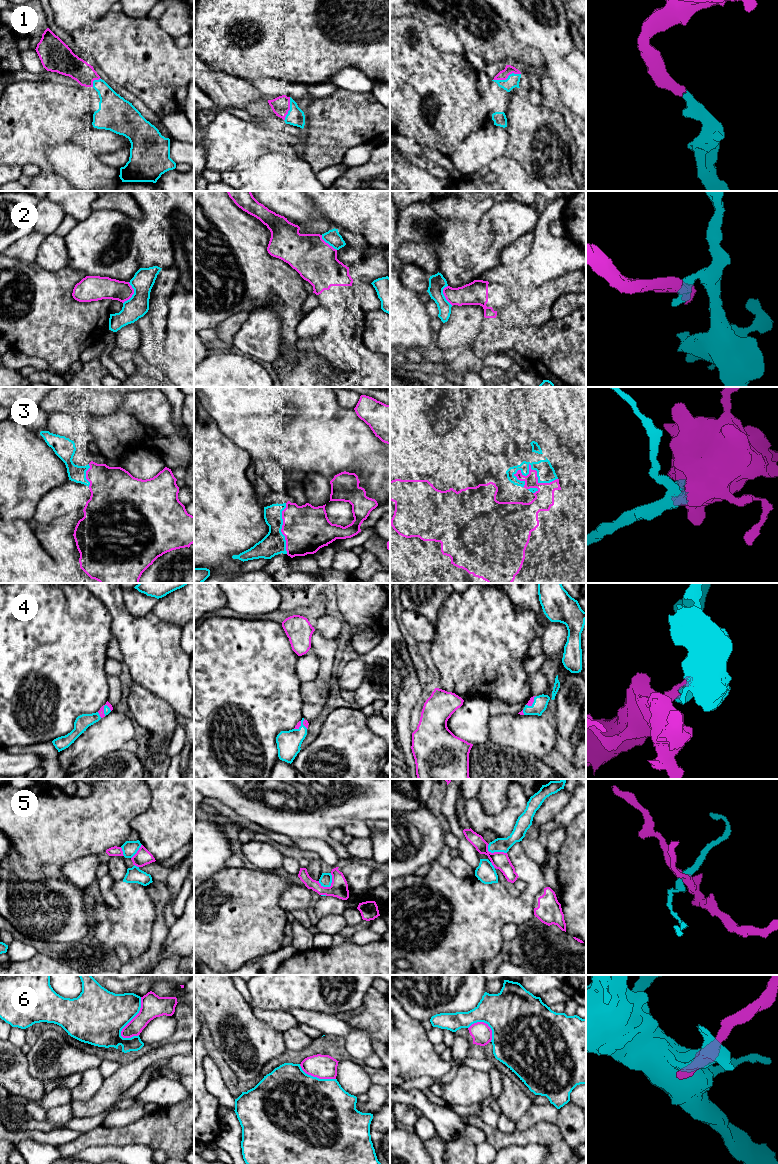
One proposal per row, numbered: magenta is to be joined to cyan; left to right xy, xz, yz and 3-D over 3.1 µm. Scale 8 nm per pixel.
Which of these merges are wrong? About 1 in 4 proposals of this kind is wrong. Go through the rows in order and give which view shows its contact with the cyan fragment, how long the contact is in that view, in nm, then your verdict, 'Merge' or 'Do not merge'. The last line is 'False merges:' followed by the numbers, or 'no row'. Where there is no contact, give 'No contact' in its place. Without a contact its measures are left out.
1: Touches cyan in yz. Shared border 240 nm. Merge
2: Touches cyan in xy. Shared border 180 nm. Do not merge
3: Touches cyan in yz. Shared border 360 nm. Merge
4: Touches cyan in xy. Shared border 60 nm. Merge
5: Touches cyan in xz. Shared border 140 nm. Do not merge
6: Touches cyan in xy. Shared border 360 nm. Do not merge
False merges: 2, 5, 6

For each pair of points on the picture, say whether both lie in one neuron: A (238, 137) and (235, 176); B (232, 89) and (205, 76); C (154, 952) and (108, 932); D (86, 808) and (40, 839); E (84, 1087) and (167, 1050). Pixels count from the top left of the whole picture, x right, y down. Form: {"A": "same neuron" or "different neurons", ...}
{"A": "different neurons", "B": "same neuron", "C": "different neurons", "D": "same neuron", "E": "different neurons"}

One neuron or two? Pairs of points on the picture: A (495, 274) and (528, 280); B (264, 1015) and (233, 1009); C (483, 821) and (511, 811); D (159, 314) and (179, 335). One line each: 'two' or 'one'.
A: one
B: two
C: one
D: two

